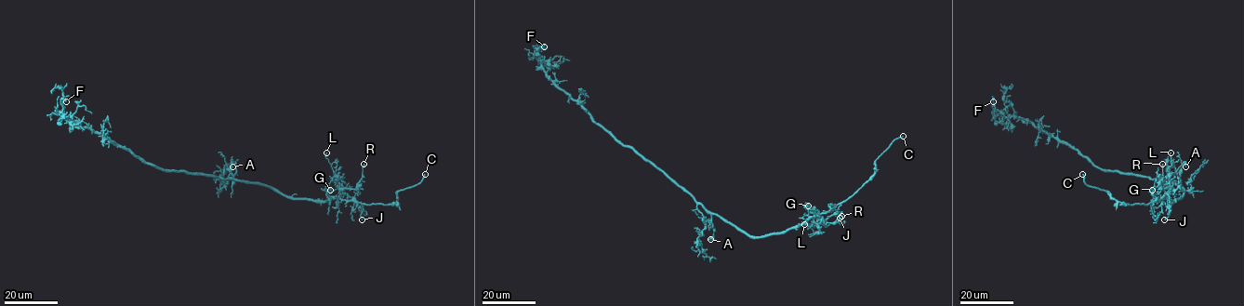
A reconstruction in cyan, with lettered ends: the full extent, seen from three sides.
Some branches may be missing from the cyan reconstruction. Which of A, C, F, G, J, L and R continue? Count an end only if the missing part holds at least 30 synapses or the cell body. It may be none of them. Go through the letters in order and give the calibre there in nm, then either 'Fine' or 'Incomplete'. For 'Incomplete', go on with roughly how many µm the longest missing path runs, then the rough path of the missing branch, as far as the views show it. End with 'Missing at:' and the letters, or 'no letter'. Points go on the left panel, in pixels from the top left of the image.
A: Thickness 150 nm. Fine
C: Thickness 260 nm. Incomplete. Missing length about 25 µm. Course of what is missing: (425, 174), (436, 170), (450, 182), (464, 182)
F: Thickness 160 nm. Fine
G: Thickness 80 nm. Fine
J: Thickness 150 nm. Fine
L: Thickness 110 nm. Fine
R: Thickness 140 nm. Fine
Missing at: C

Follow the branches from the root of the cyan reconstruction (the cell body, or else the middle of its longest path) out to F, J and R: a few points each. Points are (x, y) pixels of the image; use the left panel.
F: (220, 179), (162, 170), (64, 115), (60, 122), (63, 115), (60, 99), (66, 101)
J: (220, 179), (258, 182), (295, 198), (327, 201), (346, 194), (361, 209), (362, 219)
R: (220, 179), (258, 182), (295, 198), (327, 201), (337, 196), (344, 188), (355, 188), (362, 178), (363, 164)

